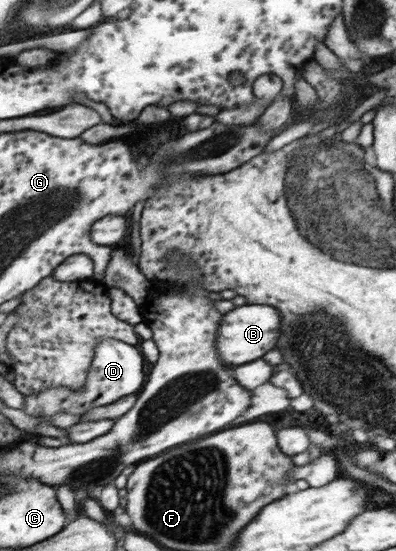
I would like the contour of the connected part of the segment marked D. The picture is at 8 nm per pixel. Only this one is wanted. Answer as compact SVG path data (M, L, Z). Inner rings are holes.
M105 338L97 346L96 357L93 359L92 369L89 371L85 389L69 389L69 387L55 387L53 390L25 396L23 411L34 417L48 419L56 413L68 412L73 415L85 414L95 407L108 406L127 395L138 393L143 383L147 381L147 365L139 345L133 346L115 338Z

